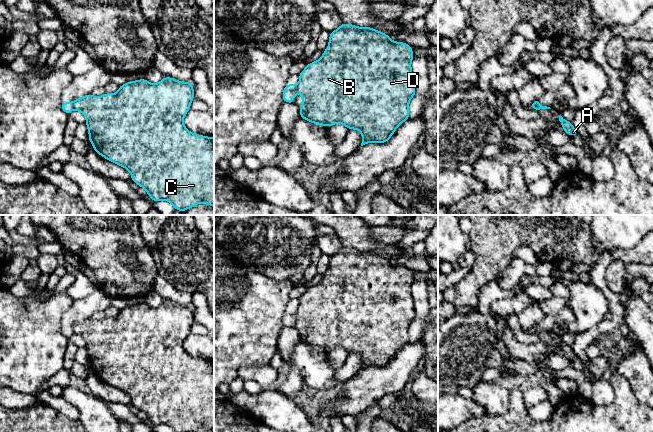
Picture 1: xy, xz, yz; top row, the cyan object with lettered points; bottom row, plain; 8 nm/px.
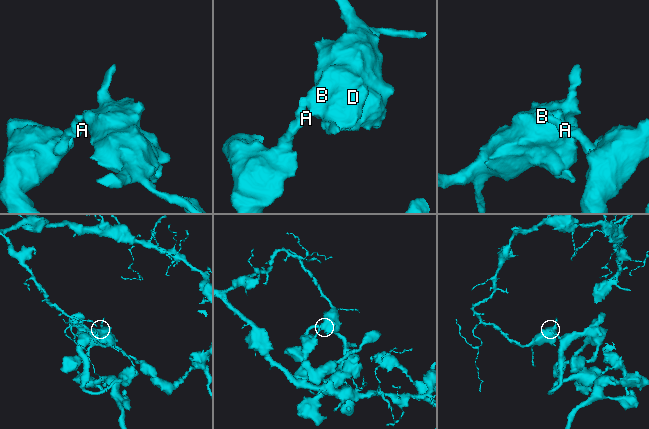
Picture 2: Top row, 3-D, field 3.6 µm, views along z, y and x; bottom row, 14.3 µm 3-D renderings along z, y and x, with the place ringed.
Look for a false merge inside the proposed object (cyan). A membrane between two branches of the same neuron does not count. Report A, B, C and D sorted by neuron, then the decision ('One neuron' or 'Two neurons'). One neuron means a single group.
Groups: A / B C D. Two neurons

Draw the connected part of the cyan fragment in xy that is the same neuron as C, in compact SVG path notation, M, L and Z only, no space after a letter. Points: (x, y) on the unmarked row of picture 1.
M164 301L157 308L145 303L130 305L115 318L85 319L73 329L86 342L93 373L126 392L153 425L166 424L174 432L200 427L214 431L214 361L191 357L183 347L193 322L191 306Z

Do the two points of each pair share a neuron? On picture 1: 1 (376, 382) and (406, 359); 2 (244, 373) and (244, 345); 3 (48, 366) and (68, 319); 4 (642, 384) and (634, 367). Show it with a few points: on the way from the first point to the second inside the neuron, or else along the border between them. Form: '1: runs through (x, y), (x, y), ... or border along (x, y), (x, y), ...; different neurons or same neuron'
1: runs through (383, 380), (399, 366); same neuron
2: border along (268, 364), (242, 365), (238, 369), (237, 376); different neurons
3: border along (72, 304), (62, 315), (60, 325); different neurons
4: runs through (642, 380), (638, 371); same neuron

